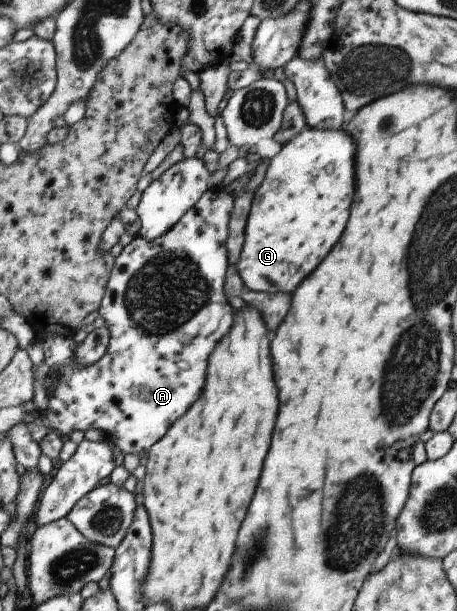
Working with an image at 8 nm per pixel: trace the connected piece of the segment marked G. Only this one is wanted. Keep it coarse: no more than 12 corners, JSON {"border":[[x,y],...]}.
{"border":[[306,129],[271,159],[237,265],[294,293],[344,235],[356,143]]}

